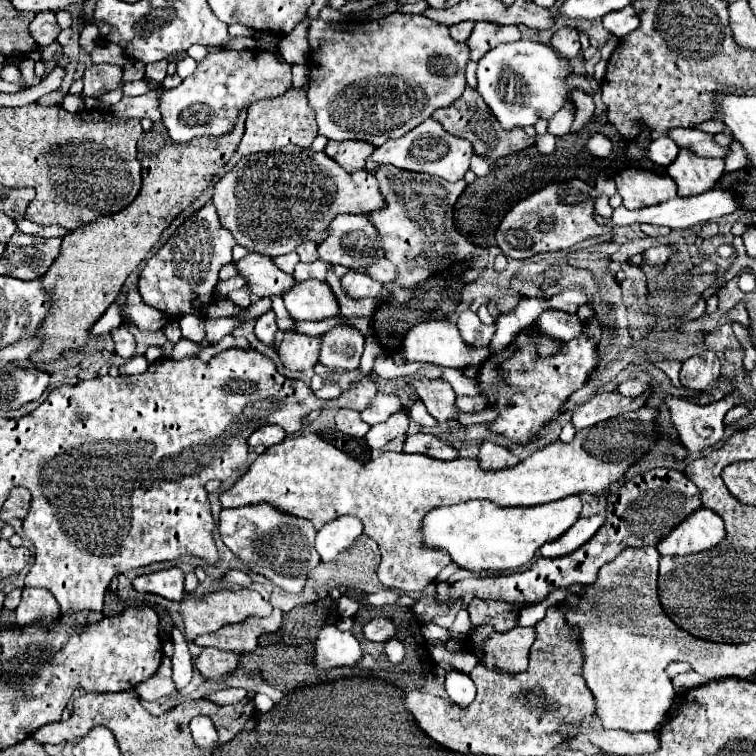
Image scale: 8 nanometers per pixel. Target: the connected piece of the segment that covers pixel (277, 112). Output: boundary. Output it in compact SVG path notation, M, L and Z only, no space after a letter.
M289 89L283 97L261 99L251 105L251 109L247 113L247 121L245 121L245 135L239 143L237 153L241 157L245 157L251 153L275 151L275 149L281 149L289 143L293 143L301 149L307 149L315 137L317 137L315 113L311 111L311 107L307 103L305 91L303 89Z

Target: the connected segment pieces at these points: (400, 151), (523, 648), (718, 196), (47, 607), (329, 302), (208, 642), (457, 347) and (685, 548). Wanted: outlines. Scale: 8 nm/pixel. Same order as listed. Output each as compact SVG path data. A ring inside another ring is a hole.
M427 119L419 127L409 131L407 135L403 135L399 139L389 139L385 145L375 149L371 153L371 157L367 159L365 169L367 169L367 173L373 173L377 169L377 165L395 165L405 171L427 173L427 175L441 177L445 181L459 181L467 173L465 165L457 163L457 155L463 151L461 145L465 145L465 143L467 143L465 139L457 139L457 137L449 135L435 119Z
M515 627L507 633L495 633L491 639L487 639L487 643L483 643L483 647L475 647L471 639L463 639L461 645L465 651L475 653L477 659L487 665L487 669L515 675L527 669L531 629L533 627Z
M715 187L715 189L709 189L701 195L693 195L693 197L675 197L675 199L669 199L665 203L659 203L655 207L645 207L645 209L629 210L623 205L619 205L611 220L618 226L629 226L633 223L655 223L655 225L667 225L671 229L687 229L687 227L693 227L693 225L703 225L703 223L709 223L709 221L715 221L723 215L729 215L729 213L735 213L737 209L741 209L741 203L739 203L739 197L733 189L721 189L721 187Z
M23 589L23 597L19 607L15 609L17 625L29 627L29 625L47 625L52 627L60 617L59 607L55 597L47 589Z
M315 279L297 283L283 295L283 301L295 321L323 321L335 317L339 311L339 303L331 287Z
M273 609L267 617L251 617L243 623L227 625L217 633L201 635L195 639L199 647L217 647L223 651L253 651L257 647L257 639L265 633L273 633L279 629L283 619L281 609Z
M423 321L415 325L407 337L403 339L403 353L407 361L421 361L421 363L435 363L443 367L463 369L469 365L481 365L491 355L487 347L469 347L463 337L459 335L459 329L455 323L449 321Z
M701 507L677 525L657 549L661 555L691 555L715 549L725 539L723 519L713 511Z

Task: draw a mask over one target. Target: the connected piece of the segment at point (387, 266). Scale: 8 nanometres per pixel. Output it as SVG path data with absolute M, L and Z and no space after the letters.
M379 259L375 265L367 267L367 273L371 273L371 277L381 281L381 283L391 283L397 275L395 267L391 267L391 263L387 259Z

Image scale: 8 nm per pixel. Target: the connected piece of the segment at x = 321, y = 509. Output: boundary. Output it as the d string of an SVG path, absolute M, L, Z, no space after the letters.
M651 407L623 413L617 419L577 431L569 443L557 439L529 455L519 465L499 471L481 469L477 459L439 461L427 455L389 451L377 459L361 463L335 449L316 433L293 435L259 455L233 487L219 495L219 503L221 509L271 503L287 515L311 521L315 531L331 519L355 515L363 521L365 533L381 549L381 565L377 569L379 581L389 589L415 593L433 583L439 571L451 561L447 551L423 543L421 521L427 511L469 499L491 501L499 507L533 507L569 495L603 495L611 483L623 479L631 463L655 445L653 417L655 409Z

